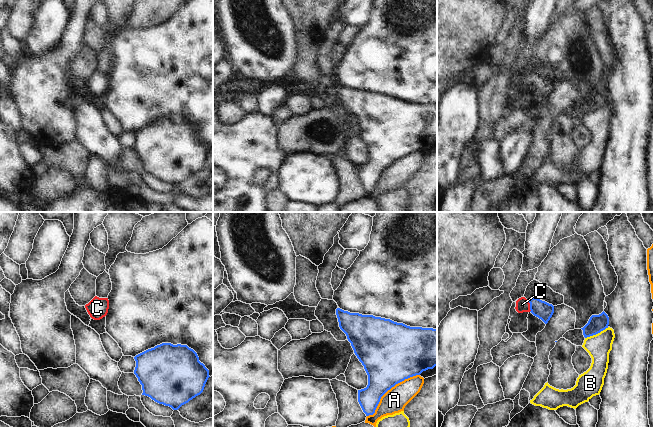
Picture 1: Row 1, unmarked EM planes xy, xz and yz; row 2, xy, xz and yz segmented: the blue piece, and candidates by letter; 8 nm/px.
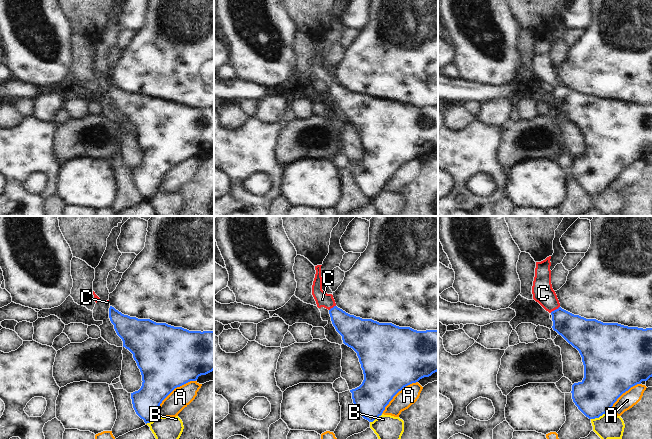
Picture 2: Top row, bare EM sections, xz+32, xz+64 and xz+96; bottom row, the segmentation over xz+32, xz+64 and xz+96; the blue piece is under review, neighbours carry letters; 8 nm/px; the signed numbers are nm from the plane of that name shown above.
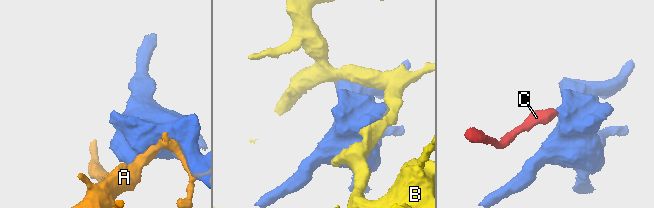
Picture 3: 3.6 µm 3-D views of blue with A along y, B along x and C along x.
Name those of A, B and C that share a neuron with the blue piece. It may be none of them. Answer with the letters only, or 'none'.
C.

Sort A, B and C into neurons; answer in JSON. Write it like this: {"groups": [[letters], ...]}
{"groups": [["A"], ["B"], ["C"]]}

